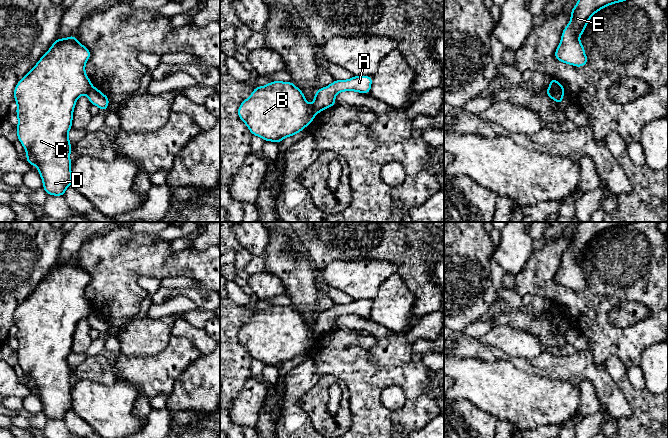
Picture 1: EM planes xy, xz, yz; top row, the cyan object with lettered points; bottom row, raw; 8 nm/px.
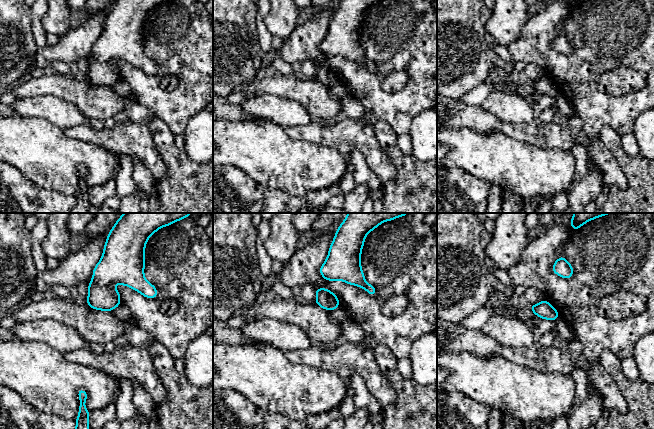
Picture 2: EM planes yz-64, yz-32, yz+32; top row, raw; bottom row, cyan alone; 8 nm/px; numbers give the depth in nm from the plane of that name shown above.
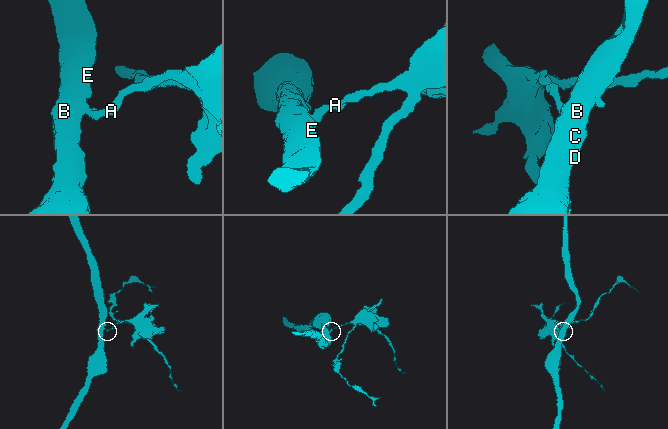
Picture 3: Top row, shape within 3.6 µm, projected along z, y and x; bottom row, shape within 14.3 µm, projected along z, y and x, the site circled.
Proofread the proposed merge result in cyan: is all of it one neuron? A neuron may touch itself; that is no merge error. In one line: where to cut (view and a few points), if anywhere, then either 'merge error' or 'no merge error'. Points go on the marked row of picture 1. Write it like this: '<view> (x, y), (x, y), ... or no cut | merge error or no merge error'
yz (549, 87), (563, 93) | merge error

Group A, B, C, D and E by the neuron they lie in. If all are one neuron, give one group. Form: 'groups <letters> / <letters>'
groups A / B C D E

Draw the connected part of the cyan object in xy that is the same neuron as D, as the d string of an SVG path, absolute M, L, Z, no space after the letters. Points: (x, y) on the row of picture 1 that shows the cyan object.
M74 34L65 39L57 38L14 89L14 100L18 104L18 140L25 148L26 161L37 167L48 195L64 196L66 188L72 185L68 132L72 128L77 99L92 88L85 73L90 56L90 51L76 40Z

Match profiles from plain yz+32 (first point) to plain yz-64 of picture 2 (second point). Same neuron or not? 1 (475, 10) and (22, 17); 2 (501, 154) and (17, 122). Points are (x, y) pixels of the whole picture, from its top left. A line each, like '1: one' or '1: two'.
1: one
2: one

